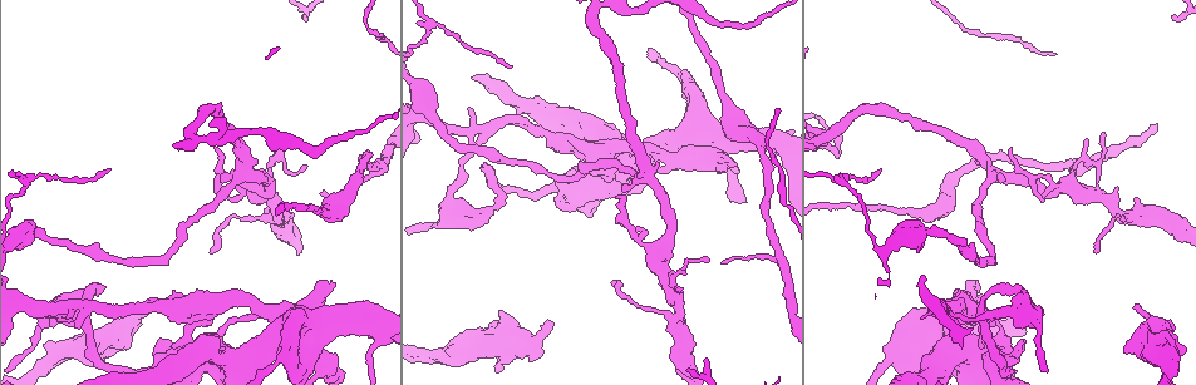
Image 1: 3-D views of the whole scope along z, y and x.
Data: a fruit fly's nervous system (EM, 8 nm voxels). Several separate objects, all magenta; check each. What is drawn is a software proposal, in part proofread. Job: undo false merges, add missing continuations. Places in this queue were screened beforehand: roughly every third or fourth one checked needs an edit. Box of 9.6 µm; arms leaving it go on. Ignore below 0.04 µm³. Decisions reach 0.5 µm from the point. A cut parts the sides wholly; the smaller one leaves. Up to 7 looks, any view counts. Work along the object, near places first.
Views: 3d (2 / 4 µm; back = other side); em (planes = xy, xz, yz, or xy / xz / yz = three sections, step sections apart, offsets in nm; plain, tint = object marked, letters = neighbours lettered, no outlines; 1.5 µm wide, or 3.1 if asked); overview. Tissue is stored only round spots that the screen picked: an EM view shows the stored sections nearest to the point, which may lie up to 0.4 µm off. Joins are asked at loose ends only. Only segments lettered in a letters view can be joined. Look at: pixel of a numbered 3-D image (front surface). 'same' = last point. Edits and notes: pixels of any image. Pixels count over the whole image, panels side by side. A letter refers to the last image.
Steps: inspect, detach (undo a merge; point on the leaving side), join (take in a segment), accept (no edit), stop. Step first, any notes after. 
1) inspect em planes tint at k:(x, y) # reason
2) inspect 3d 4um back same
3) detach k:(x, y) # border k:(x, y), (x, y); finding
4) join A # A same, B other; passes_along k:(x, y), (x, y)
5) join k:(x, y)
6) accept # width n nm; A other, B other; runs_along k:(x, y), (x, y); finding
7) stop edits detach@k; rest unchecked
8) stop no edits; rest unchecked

inspect 3d 4um at 1:(426, 108) # thick turns thin

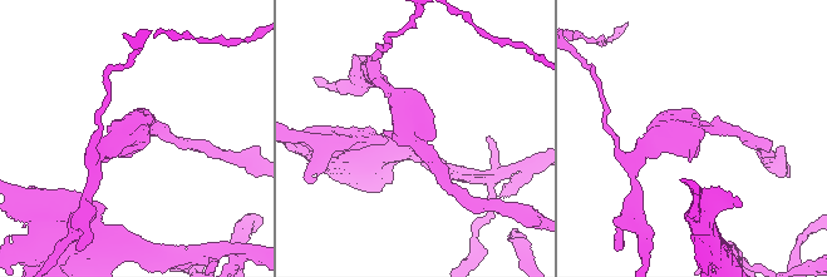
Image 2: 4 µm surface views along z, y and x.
inspect em planes tint at 2:(418, 142)

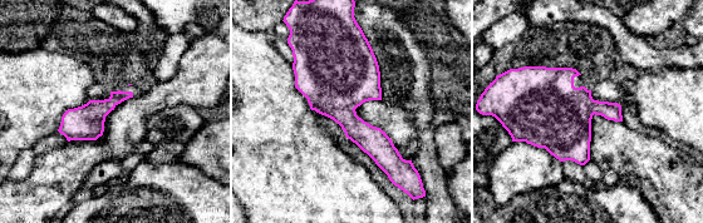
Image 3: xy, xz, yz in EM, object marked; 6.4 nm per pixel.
inspect em planes letters same # see the neighbours

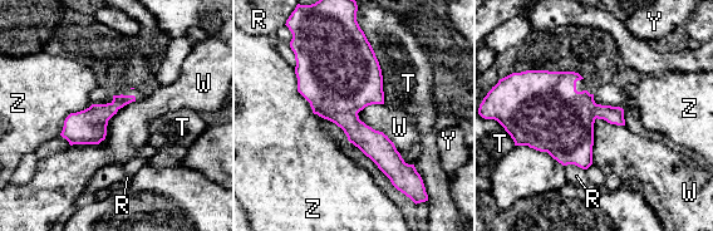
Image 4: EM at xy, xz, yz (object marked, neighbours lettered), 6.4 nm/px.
accept # longest_contact T 500 nm; R other, T other, W other, Y other, Z other; continuous, no second neuron

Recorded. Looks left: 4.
inspect em planes letters at 1:(201, 305) # arms part here

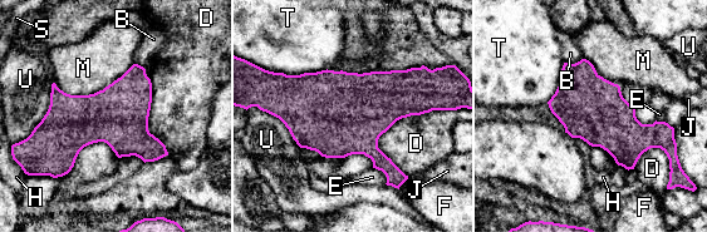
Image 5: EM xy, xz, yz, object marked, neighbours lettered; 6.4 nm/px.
accept # longest_contact M 550 nm; B other, D other, E other, F other, H other, J other, M other, S other, T other, U other; border 5:(134, 63), (93, 93), (54, 83); continuous, no second neuron

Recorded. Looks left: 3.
inspect em planes letters at 1:(334, 282) # branch stops here

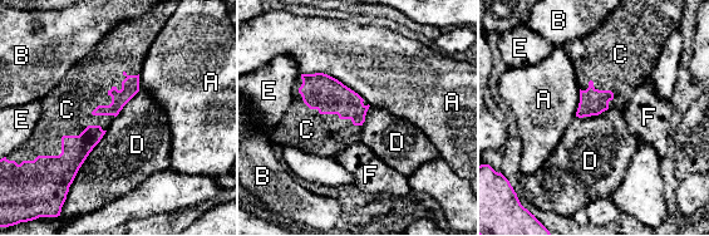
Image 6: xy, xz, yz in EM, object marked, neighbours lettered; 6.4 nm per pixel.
join C # longest_contact A 420 nm; A other, B other, C same, D other, E other, F other; passes_along 6:(131, 84), (111, 89), (85, 85); the neuron continues

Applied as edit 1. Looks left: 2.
stop edits join@6; rest unchecked

